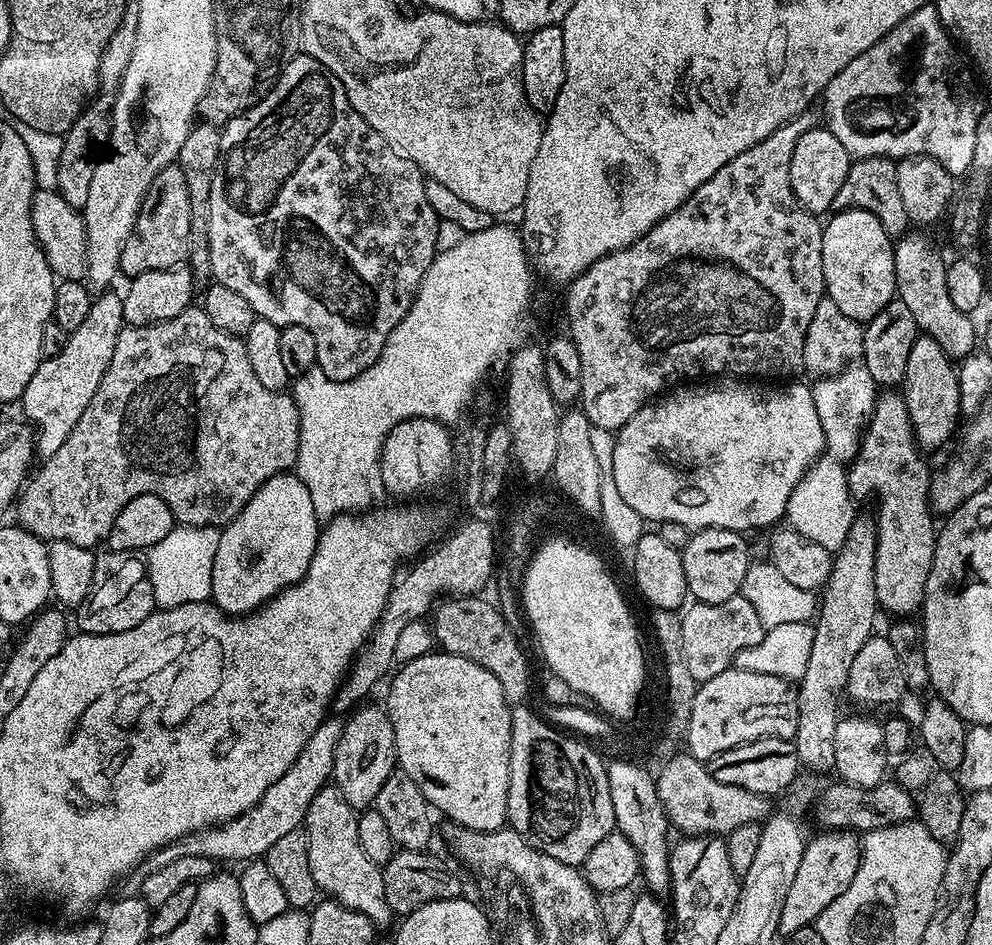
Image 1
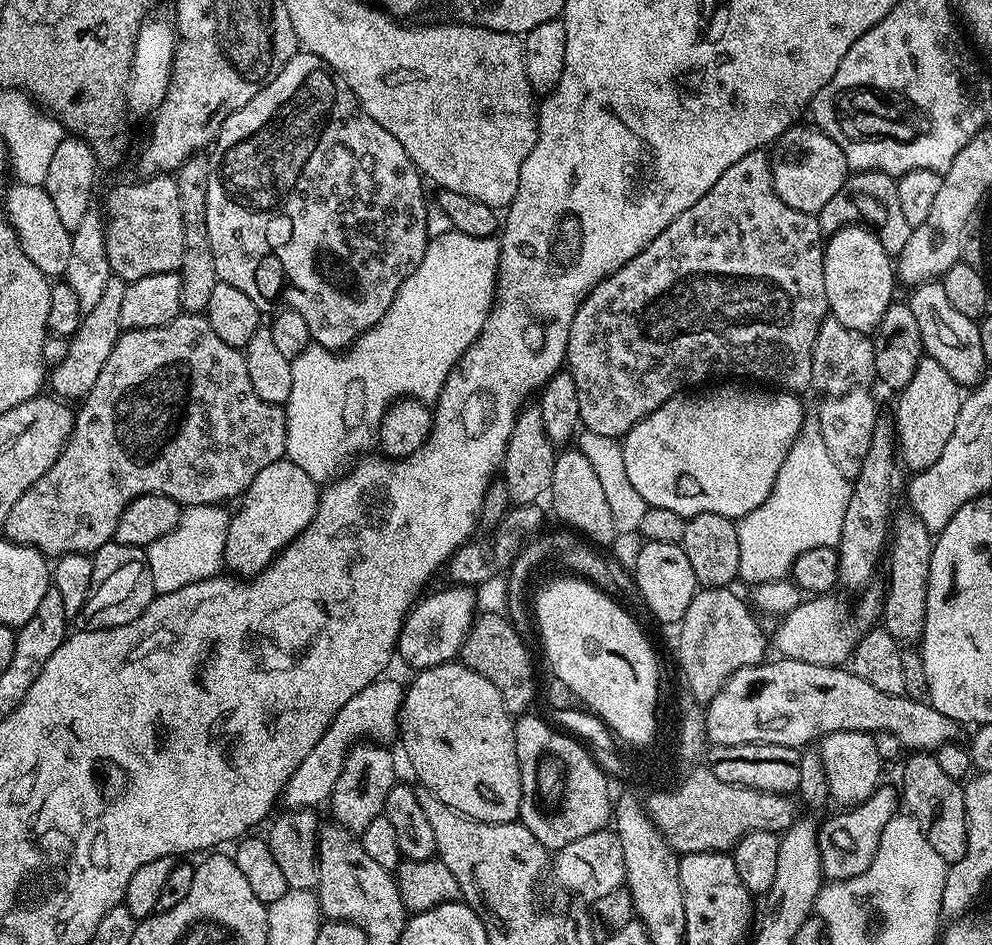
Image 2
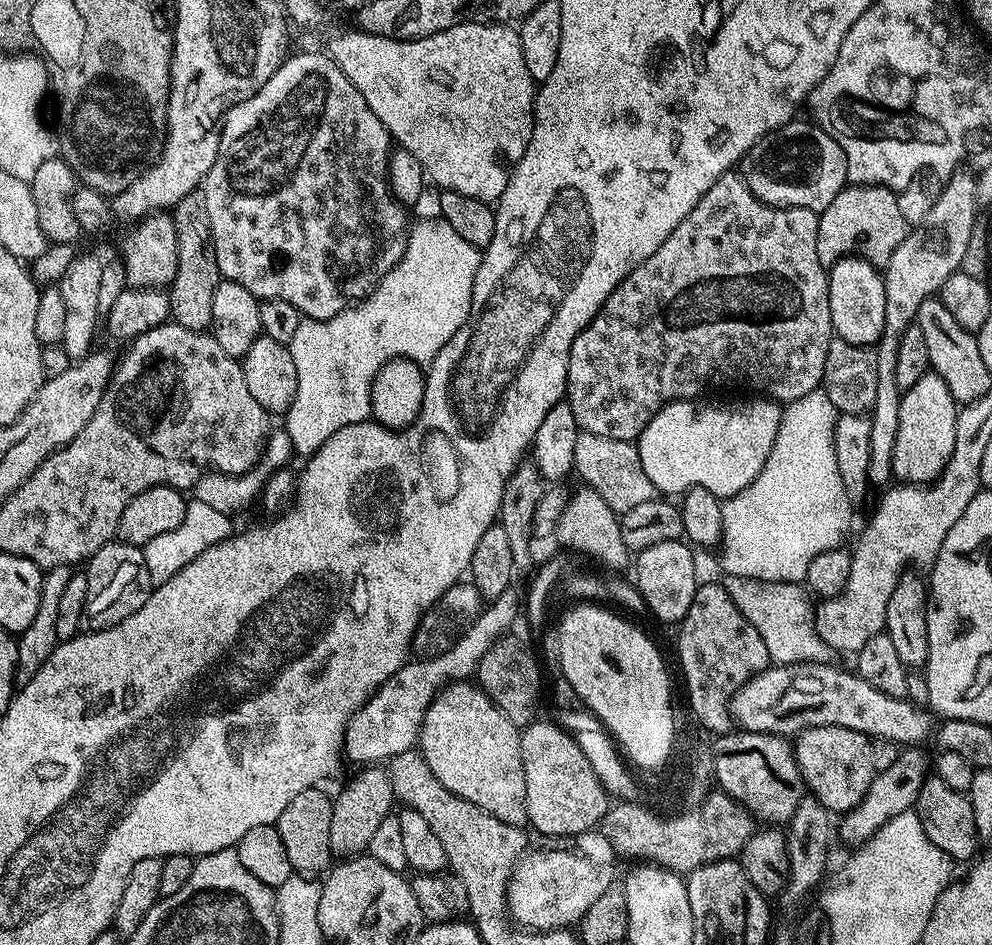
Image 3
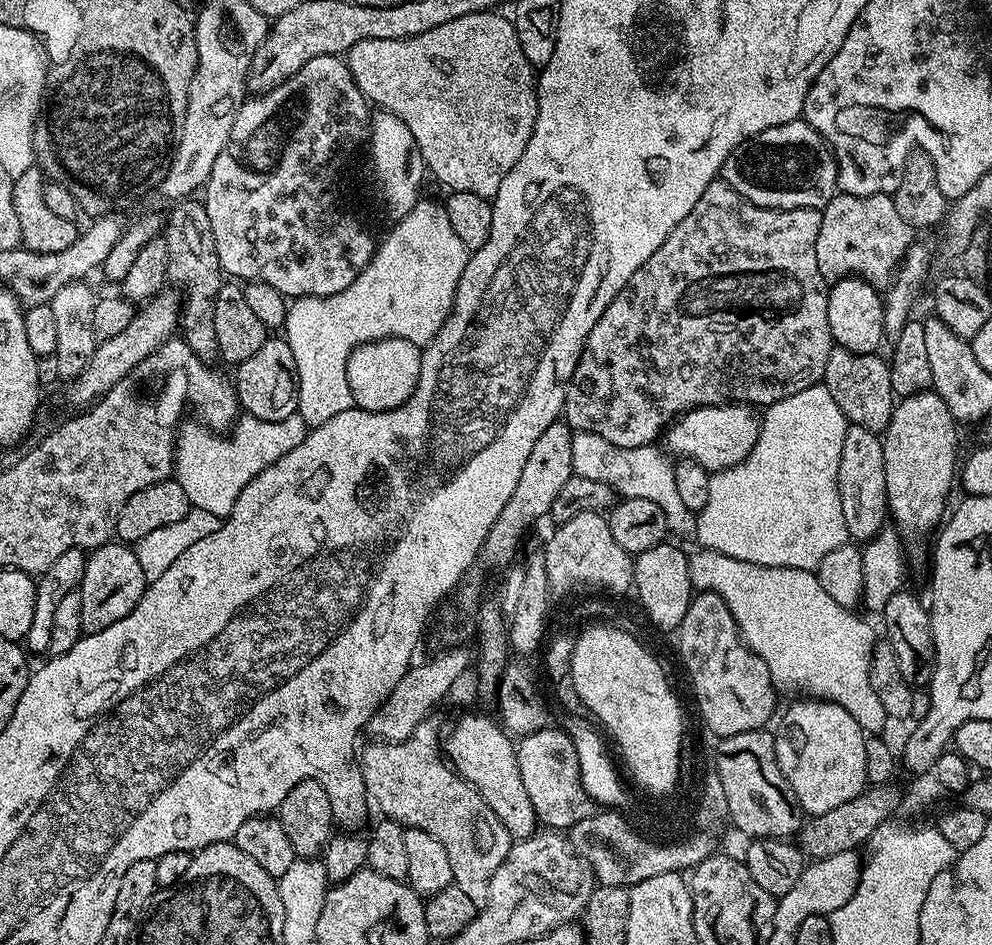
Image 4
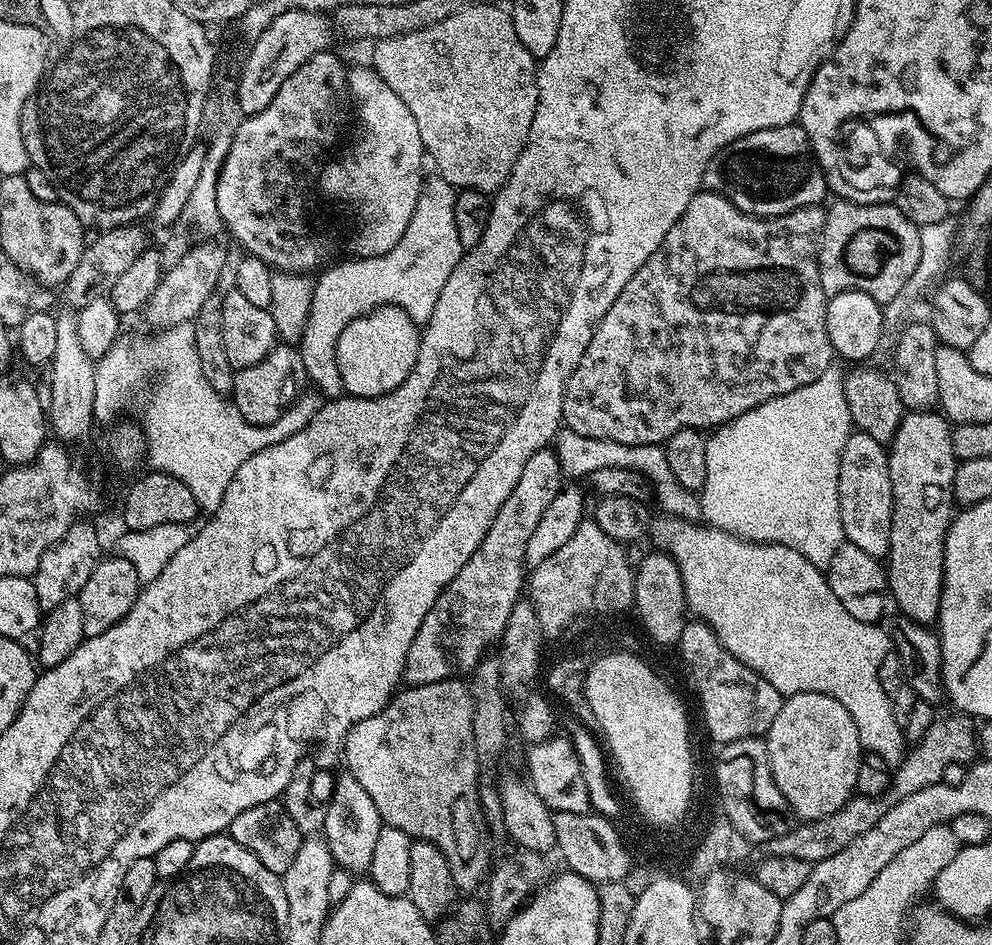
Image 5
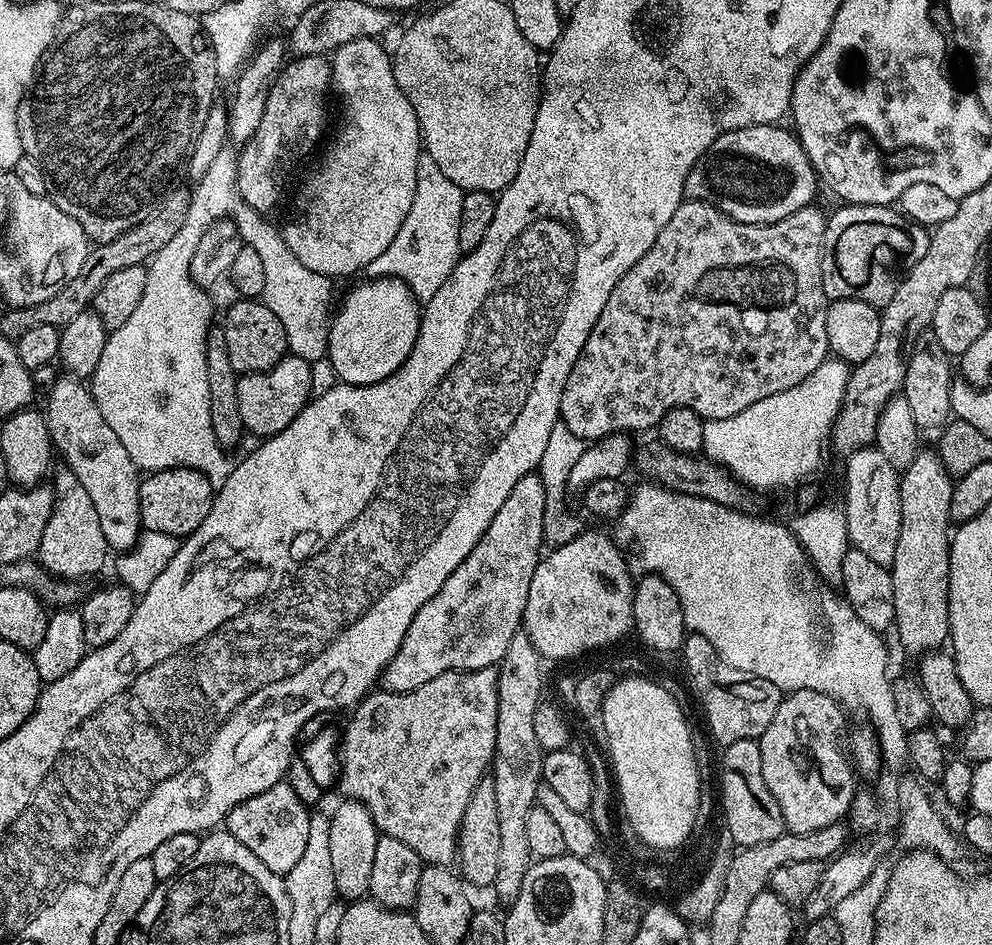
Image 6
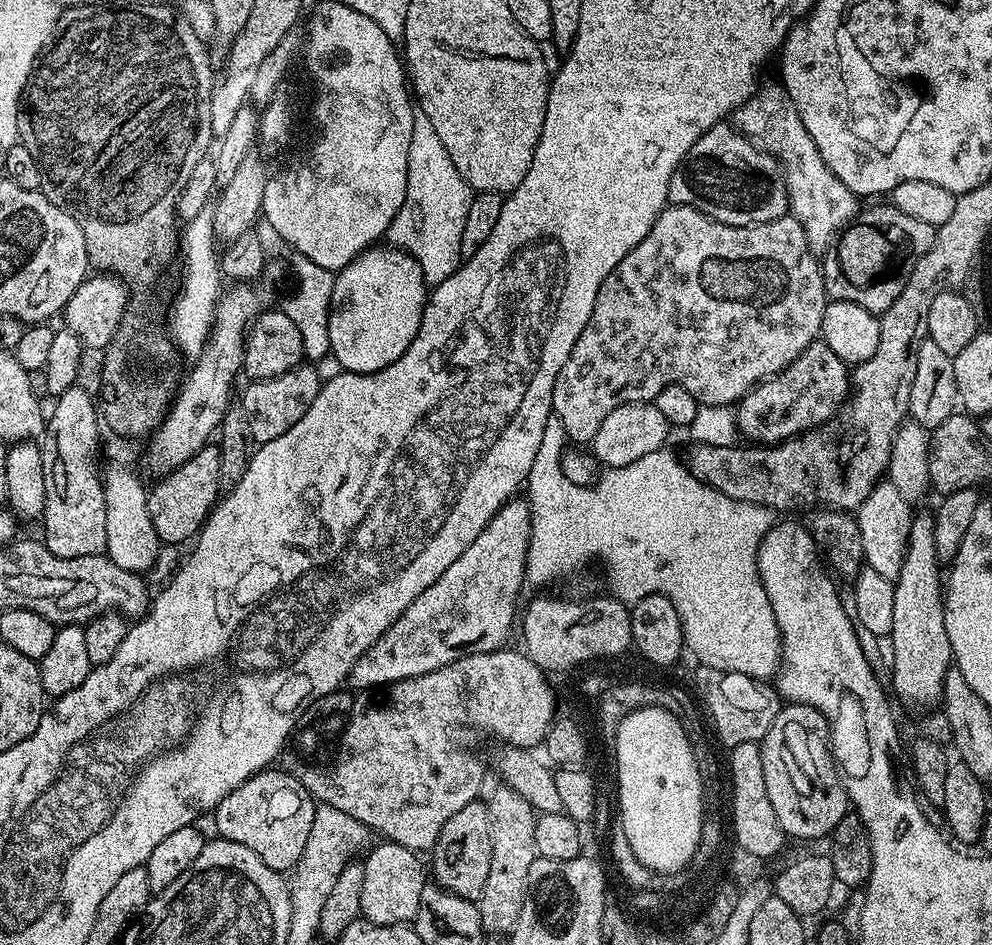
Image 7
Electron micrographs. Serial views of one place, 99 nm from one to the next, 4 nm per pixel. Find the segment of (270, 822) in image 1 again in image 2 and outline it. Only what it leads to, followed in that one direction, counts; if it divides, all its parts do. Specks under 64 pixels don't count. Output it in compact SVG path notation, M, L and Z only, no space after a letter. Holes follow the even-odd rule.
M381 678L370 682L338 714L334 716L334 722L318 738L314 750L306 754L302 760L302 766L294 770L290 782L284 787L282 804L285 809L309 808L315 809L316 804L331 801L334 782L338 782L338 774L342 774L342 766L346 762L348 752L354 744L361 742L389 742L395 741L398 736L398 725L400 722L400 707L404 701L403 683L399 684L396 680Z

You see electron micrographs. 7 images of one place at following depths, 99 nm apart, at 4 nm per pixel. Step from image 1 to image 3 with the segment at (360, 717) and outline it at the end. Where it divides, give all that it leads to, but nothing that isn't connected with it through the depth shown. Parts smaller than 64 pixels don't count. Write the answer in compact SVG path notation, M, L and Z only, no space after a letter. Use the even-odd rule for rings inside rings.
M364 766L360 772L332 801L333 814L330 821L330 846L333 857L347 858L367 853L370 838L382 818L386 818L393 811L394 797L392 783L387 771L380 766Z

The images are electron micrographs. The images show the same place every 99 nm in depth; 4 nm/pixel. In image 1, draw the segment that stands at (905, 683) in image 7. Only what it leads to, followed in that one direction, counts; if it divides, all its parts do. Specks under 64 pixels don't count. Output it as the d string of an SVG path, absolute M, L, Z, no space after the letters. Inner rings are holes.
M920 334L917 335L914 346L910 346L902 395L910 414L916 442L925 453L931 454L935 448L942 447L952 435L957 435L956 423L962 419L958 368L952 357L946 354L946 350L942 350L942 346L934 342L934 338Z

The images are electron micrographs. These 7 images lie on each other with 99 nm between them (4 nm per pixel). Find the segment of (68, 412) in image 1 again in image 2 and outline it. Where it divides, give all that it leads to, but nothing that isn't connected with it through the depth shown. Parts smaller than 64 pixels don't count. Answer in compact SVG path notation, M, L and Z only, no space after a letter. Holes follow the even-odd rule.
M112 275L106 282L102 299L94 306L94 310L84 313L78 330L69 339L69 350L61 364L50 372L50 388L59 399L65 402L79 401L98 382L98 374L102 374L102 366L106 366L106 358L110 358L110 350L118 342L122 331L122 297L126 294L128 284Z

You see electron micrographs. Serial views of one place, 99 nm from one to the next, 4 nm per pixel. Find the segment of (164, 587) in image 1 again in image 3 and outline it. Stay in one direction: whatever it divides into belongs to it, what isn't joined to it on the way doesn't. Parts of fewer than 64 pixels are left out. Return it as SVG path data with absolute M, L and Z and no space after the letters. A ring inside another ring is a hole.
M205 474L201 476L194 489L194 495L200 500L194 500L194 498L188 500L186 515L177 529L158 534L157 537L143 545L143 557L146 560L153 585L165 584L183 566L188 565L210 546L220 544L231 535L231 517L216 510L224 508L224 475Z

